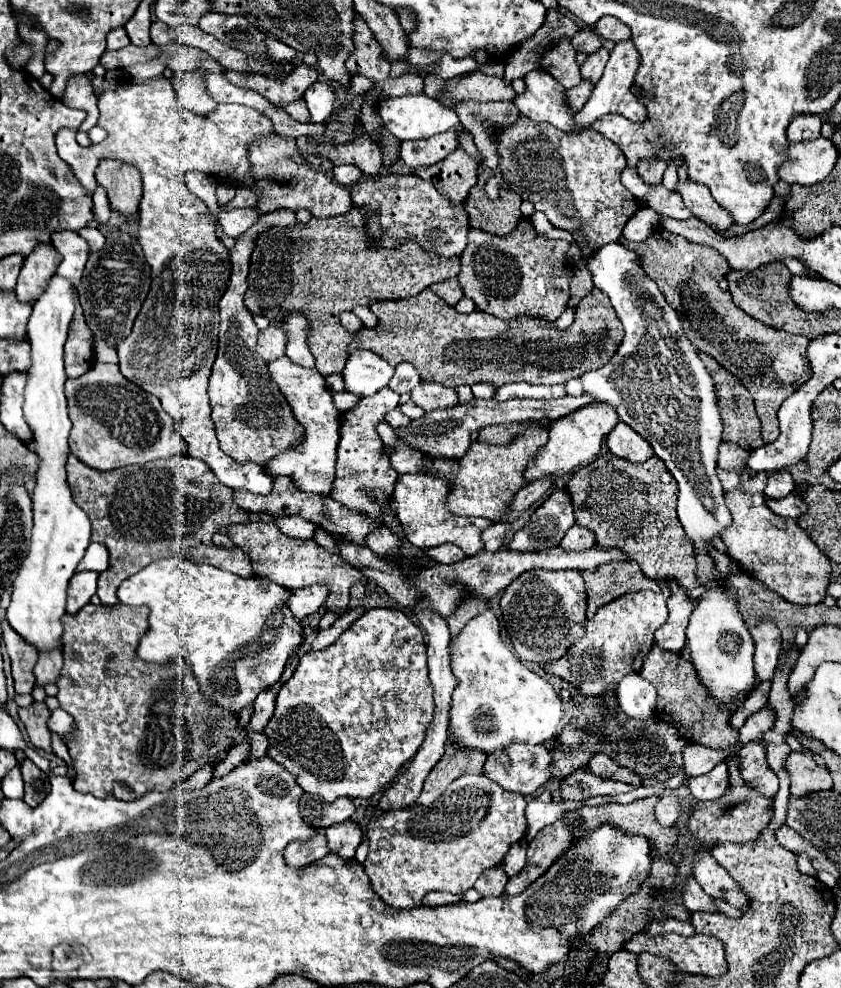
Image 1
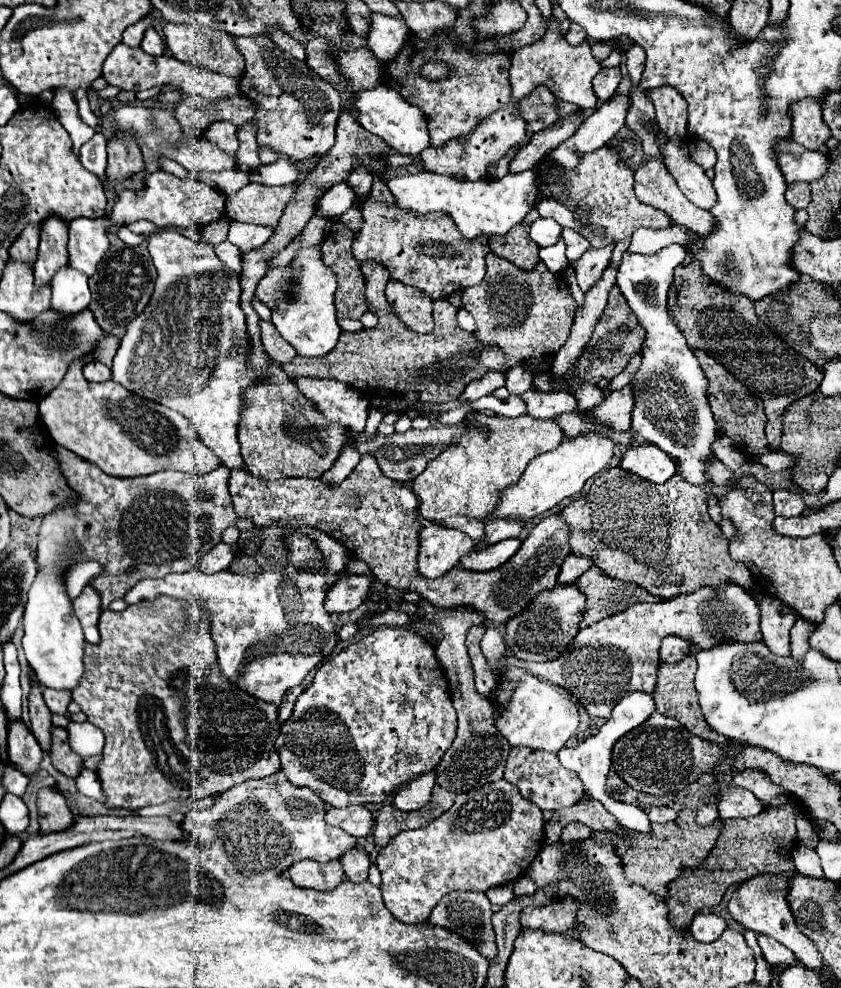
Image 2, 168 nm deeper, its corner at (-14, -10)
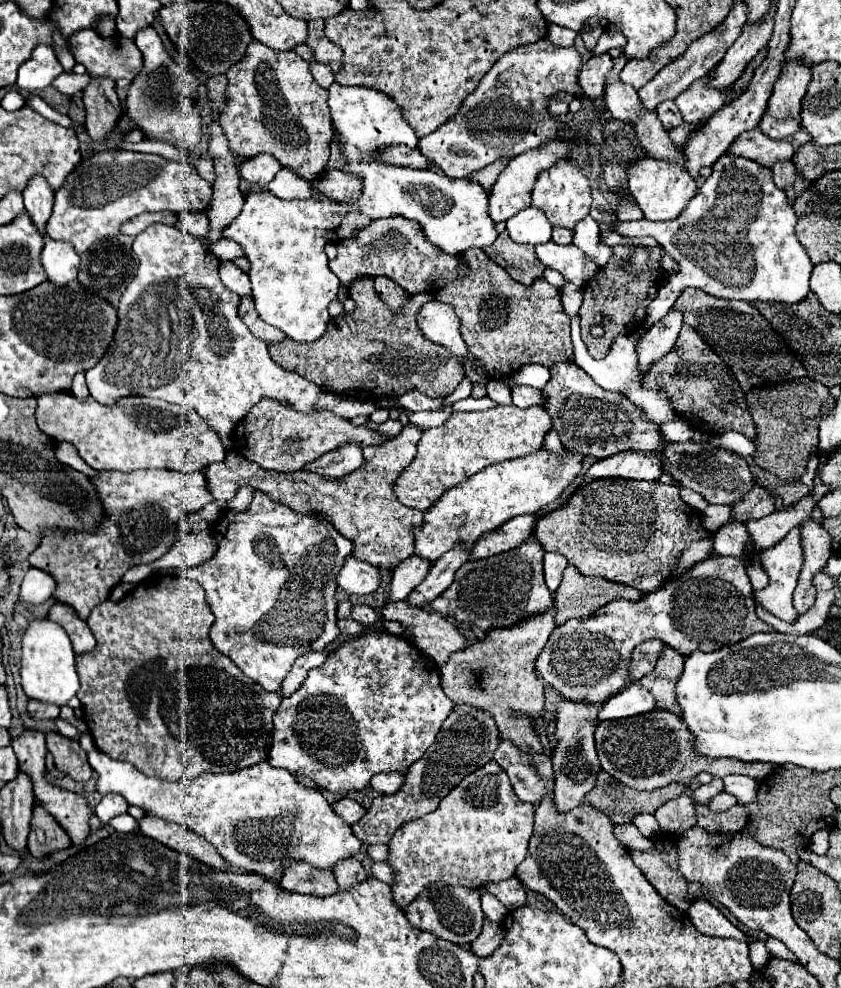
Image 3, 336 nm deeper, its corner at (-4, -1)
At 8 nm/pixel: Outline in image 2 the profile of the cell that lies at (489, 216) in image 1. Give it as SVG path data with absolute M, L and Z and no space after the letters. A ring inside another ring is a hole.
M517 223L507 235L491 237L489 241L491 251L499 257L513 261L517 267L523 269L535 267L535 263L539 261L539 247L537 243L531 243L529 227L531 227L529 223Z

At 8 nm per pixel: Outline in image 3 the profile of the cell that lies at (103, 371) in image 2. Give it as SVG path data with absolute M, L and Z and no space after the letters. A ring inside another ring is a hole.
M81 372L81 374L77 374L77 376L73 378L71 394L73 394L75 398L79 398L79 400L85 400L85 398L89 396L89 390L87 390L87 384L85 384L85 372Z

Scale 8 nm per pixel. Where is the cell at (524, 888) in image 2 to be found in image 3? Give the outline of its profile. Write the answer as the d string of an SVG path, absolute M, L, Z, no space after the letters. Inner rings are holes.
M515 876L505 882L491 882L489 886L481 886L481 888L477 888L477 892L481 896L493 894L507 910L515 910L519 906L525 906L525 890Z

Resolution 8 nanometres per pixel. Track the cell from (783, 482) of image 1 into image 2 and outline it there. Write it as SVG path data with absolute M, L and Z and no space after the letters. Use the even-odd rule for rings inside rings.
M775 489L773 503L775 503L775 515L781 517L797 517L805 511L803 495L791 489Z

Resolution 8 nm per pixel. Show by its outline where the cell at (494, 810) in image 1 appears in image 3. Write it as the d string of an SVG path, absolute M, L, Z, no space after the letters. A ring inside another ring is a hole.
M487 762L473 774L469 774L465 780L461 780L459 786L451 790L449 796L445 796L437 810L429 812L427 816L407 822L401 826L391 842L389 842L389 860L387 864L395 870L395 884L393 898L399 908L405 908L413 898L421 894L421 890L435 882L443 880L447 884L459 884L459 886L483 886L487 882L501 882L515 874L515 868L523 862L527 856L527 842L533 834L533 814L535 808L527 802L521 802L517 794L511 788L511 782L505 774L505 770L495 762Z

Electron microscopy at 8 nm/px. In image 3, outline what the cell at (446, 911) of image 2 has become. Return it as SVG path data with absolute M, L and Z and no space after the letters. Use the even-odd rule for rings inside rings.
M433 882L429 884L419 898L415 898L407 908L405 908L407 920L425 932L435 934L437 938L443 938L447 942L459 944L459 946L469 946L479 934L483 926L483 910L481 910L481 898L477 890L463 888L463 886L449 886L445 882Z

